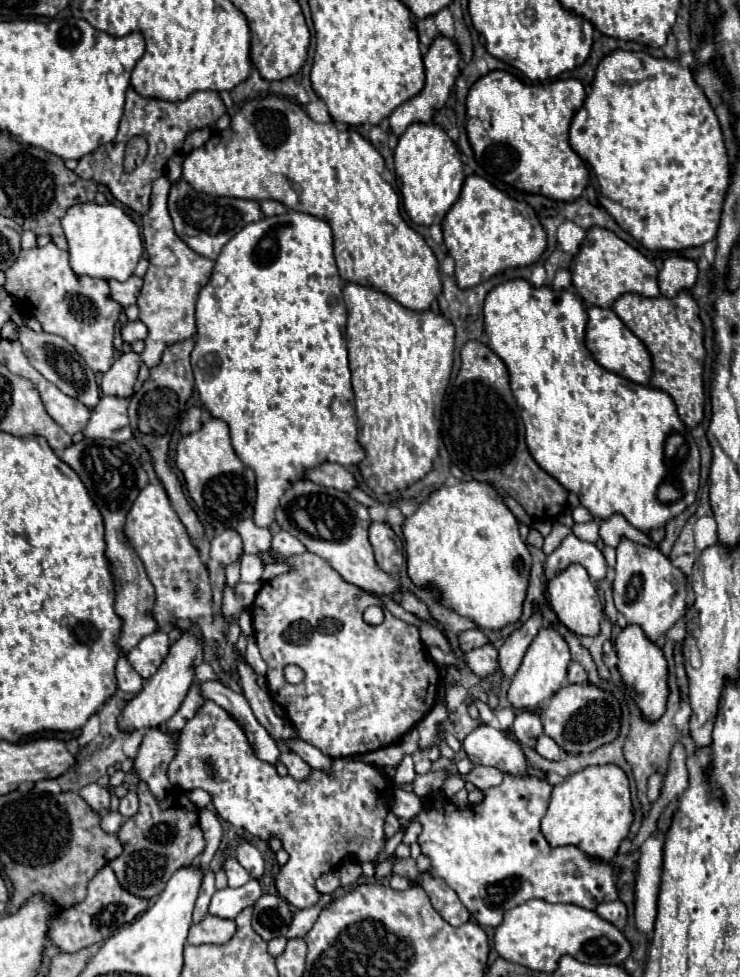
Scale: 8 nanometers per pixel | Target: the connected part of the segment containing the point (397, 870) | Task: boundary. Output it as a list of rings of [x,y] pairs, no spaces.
[[[407,858],[407,860],[395,862],[393,874],[407,876],[407,878],[417,878],[417,864],[415,864],[415,860],[413,860],[413,858]]]

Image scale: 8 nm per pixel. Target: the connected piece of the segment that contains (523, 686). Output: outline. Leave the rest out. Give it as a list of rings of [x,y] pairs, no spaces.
[[[547,626],[547,628],[539,630],[535,640],[527,648],[523,664],[517,670],[517,674],[513,676],[511,686],[507,690],[507,700],[511,702],[511,706],[521,708],[521,710],[541,708],[559,688],[563,688],[567,684],[567,666],[569,666],[569,662],[571,662],[569,646],[563,640],[563,636],[559,634],[559,630],[555,626]]]

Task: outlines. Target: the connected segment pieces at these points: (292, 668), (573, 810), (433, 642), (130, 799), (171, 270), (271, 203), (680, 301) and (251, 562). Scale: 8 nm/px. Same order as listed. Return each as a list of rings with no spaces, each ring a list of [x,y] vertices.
[[[288,665],[284,668],[284,675],[290,684],[299,684],[304,679],[304,672],[296,665]]]
[[[615,764],[587,766],[561,784],[553,786],[547,814],[541,820],[541,832],[551,846],[577,846],[589,858],[609,862],[621,840],[629,834],[633,822],[629,780]]]
[[[421,620],[419,634],[421,634],[423,642],[425,642],[429,648],[431,648],[431,646],[437,646],[437,648],[441,648],[445,654],[451,652],[451,650],[449,650],[449,642],[447,642],[447,638],[445,638],[433,624],[429,624],[427,620]]]
[[[131,790],[125,798],[121,798],[121,802],[119,802],[119,814],[127,820],[127,818],[131,818],[137,812],[137,808],[139,808],[139,800],[137,800],[137,794]]]
[[[161,176],[153,184],[151,194],[151,208],[143,214],[143,244],[149,254],[149,268],[143,278],[143,288],[137,298],[139,306],[139,320],[147,326],[149,334],[143,340],[145,350],[139,356],[149,368],[159,364],[163,348],[175,344],[179,340],[191,338],[195,334],[195,302],[199,290],[209,282],[215,262],[195,254],[177,234],[167,210],[167,196],[169,196],[171,182]]]
[[[263,200],[263,202],[261,202],[261,210],[263,210],[265,216],[277,216],[277,214],[287,212],[287,208],[285,208],[283,204],[275,202],[275,200]]]
[[[679,292],[675,298],[645,298],[639,294],[621,296],[615,306],[615,314],[623,324],[645,344],[653,360],[653,376],[649,386],[667,392],[679,412],[679,418],[687,428],[699,426],[703,420],[703,324],[699,320],[697,302],[689,292]]]
[[[243,554],[241,558],[241,582],[261,582],[265,564],[257,564],[257,554]]]

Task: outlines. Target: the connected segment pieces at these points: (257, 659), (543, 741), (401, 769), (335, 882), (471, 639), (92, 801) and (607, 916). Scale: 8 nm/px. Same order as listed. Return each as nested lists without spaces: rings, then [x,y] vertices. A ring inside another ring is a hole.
[[[251,634],[251,638],[249,638],[249,646],[247,646],[247,662],[249,662],[249,666],[251,666],[257,674],[263,674],[263,676],[265,676],[267,664],[263,662],[263,658],[261,658],[261,654],[259,654],[259,648],[257,648],[257,644],[255,644],[253,634]]]
[[[541,736],[537,740],[537,748],[535,748],[543,758],[547,760],[559,760],[561,758],[561,750],[557,748],[557,744],[549,738],[549,736]]]
[[[405,754],[403,760],[401,760],[399,766],[397,766],[397,774],[395,774],[393,782],[397,782],[397,784],[409,784],[415,776],[417,776],[417,774],[415,774],[415,770],[413,770],[413,758],[411,758],[411,754]]]
[[[331,870],[327,874],[323,874],[319,880],[317,880],[317,890],[321,894],[333,894],[340,886],[339,872],[337,870]]]
[[[475,628],[475,630],[465,630],[465,632],[459,634],[459,648],[461,648],[463,652],[467,652],[467,650],[471,650],[471,648],[479,648],[479,646],[483,646],[483,644],[487,644],[487,642],[489,642],[487,636],[485,636],[479,628]]]
[[[87,784],[85,788],[79,790],[81,798],[95,810],[95,812],[101,812],[101,810],[107,810],[109,808],[109,802],[111,802],[111,792],[99,784]]]
[[[615,900],[615,902],[605,902],[605,904],[599,904],[595,908],[595,914],[601,916],[603,920],[611,922],[615,928],[623,930],[625,922],[627,922],[627,908],[621,900]]]

